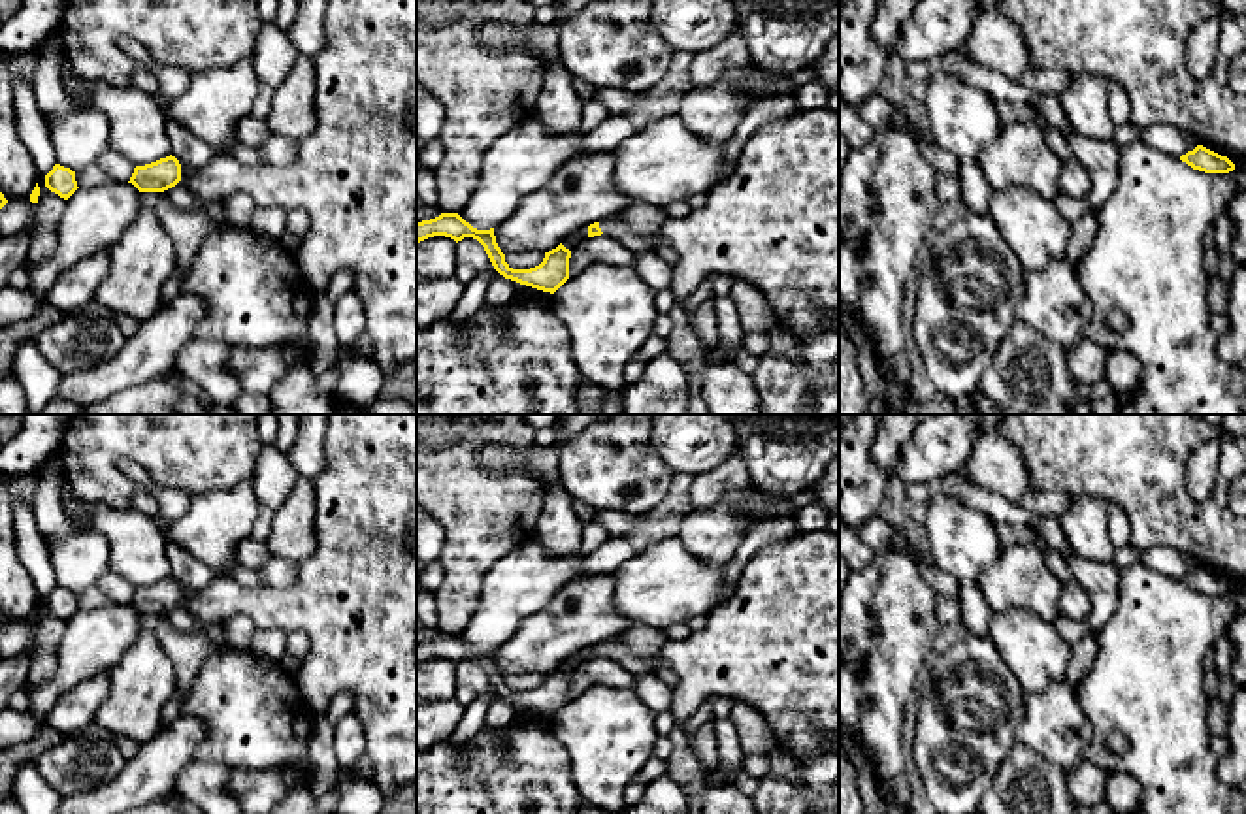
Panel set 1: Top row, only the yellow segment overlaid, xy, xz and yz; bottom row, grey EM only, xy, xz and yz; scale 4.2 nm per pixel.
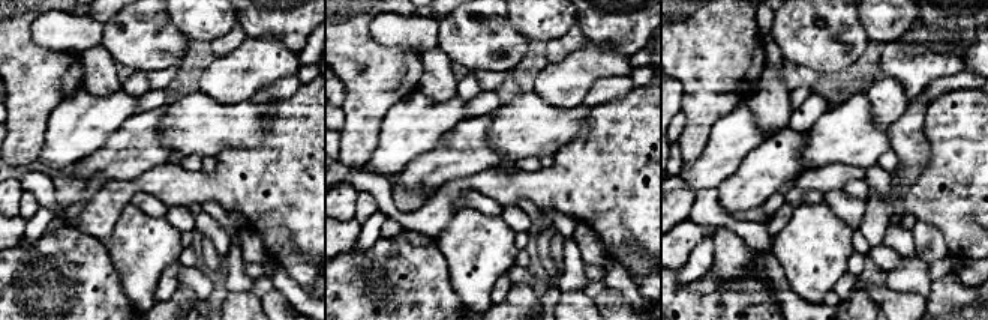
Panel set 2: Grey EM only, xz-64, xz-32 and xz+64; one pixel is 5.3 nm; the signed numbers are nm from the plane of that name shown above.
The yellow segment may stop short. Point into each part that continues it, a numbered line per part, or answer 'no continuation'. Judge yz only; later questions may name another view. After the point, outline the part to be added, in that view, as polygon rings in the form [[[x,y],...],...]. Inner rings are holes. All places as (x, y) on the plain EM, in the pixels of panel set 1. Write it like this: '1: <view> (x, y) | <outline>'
no continuation

